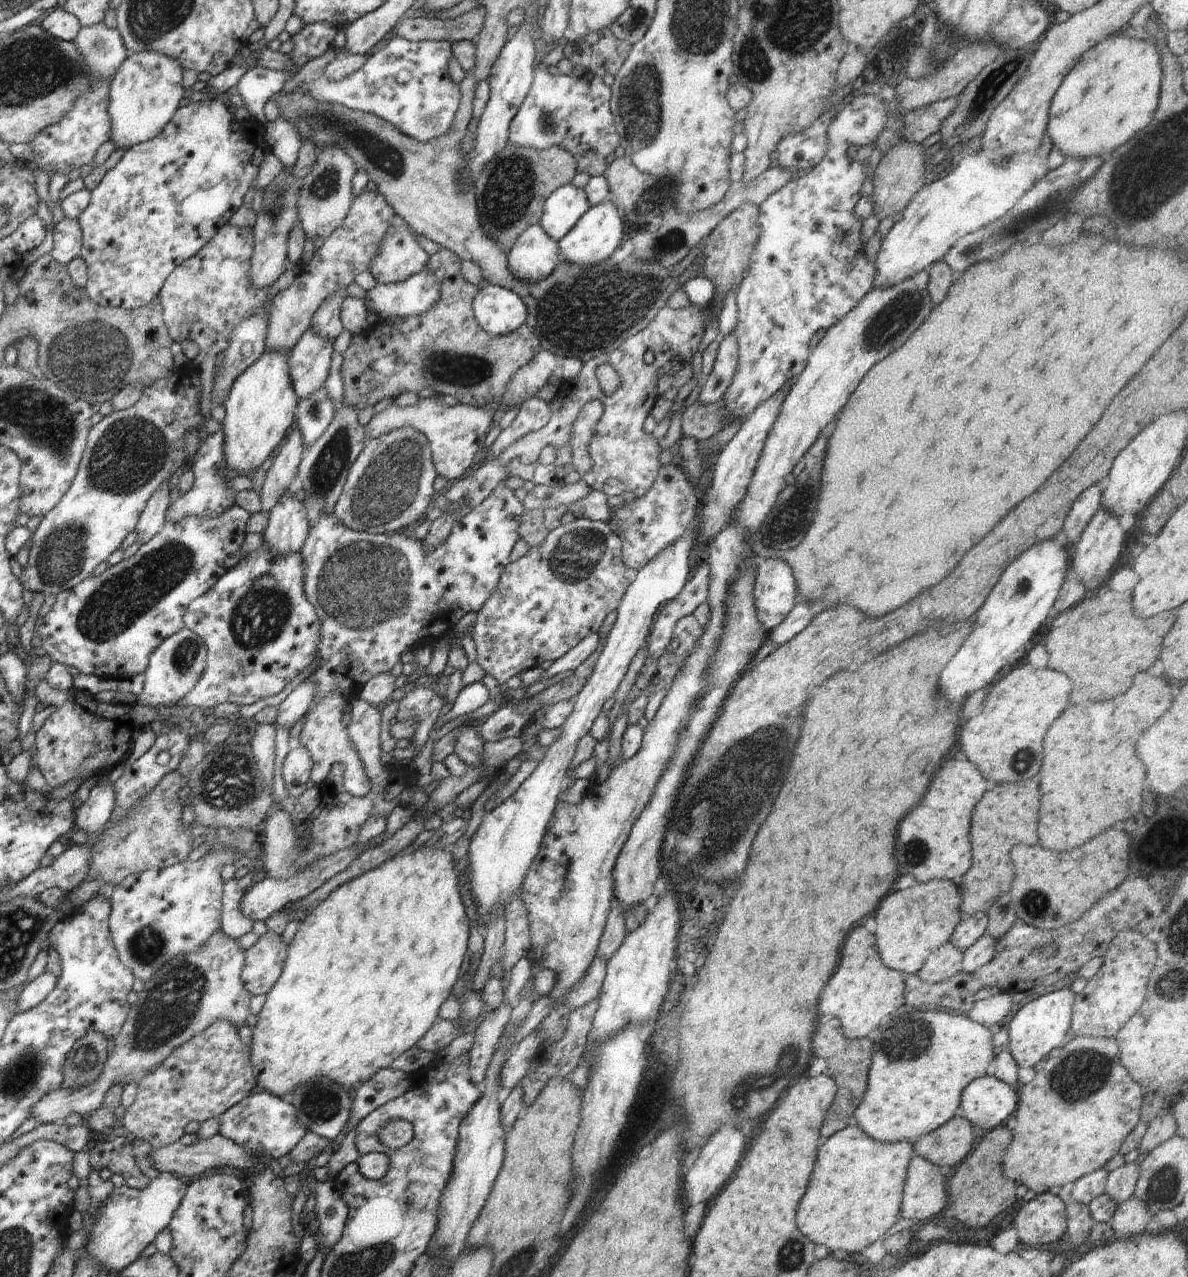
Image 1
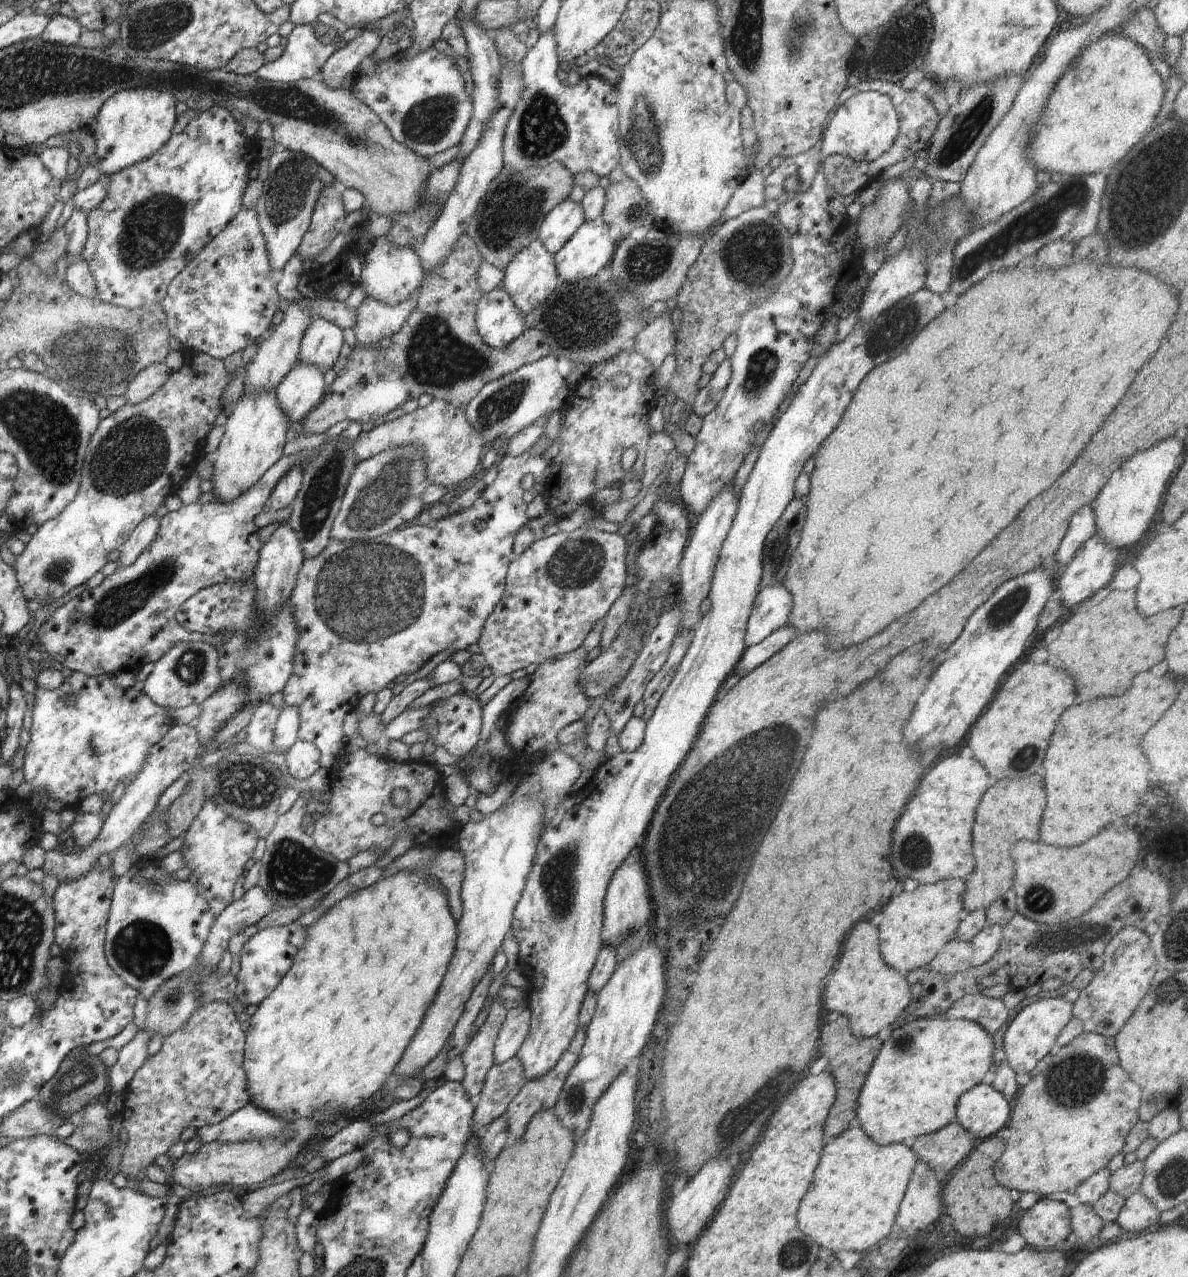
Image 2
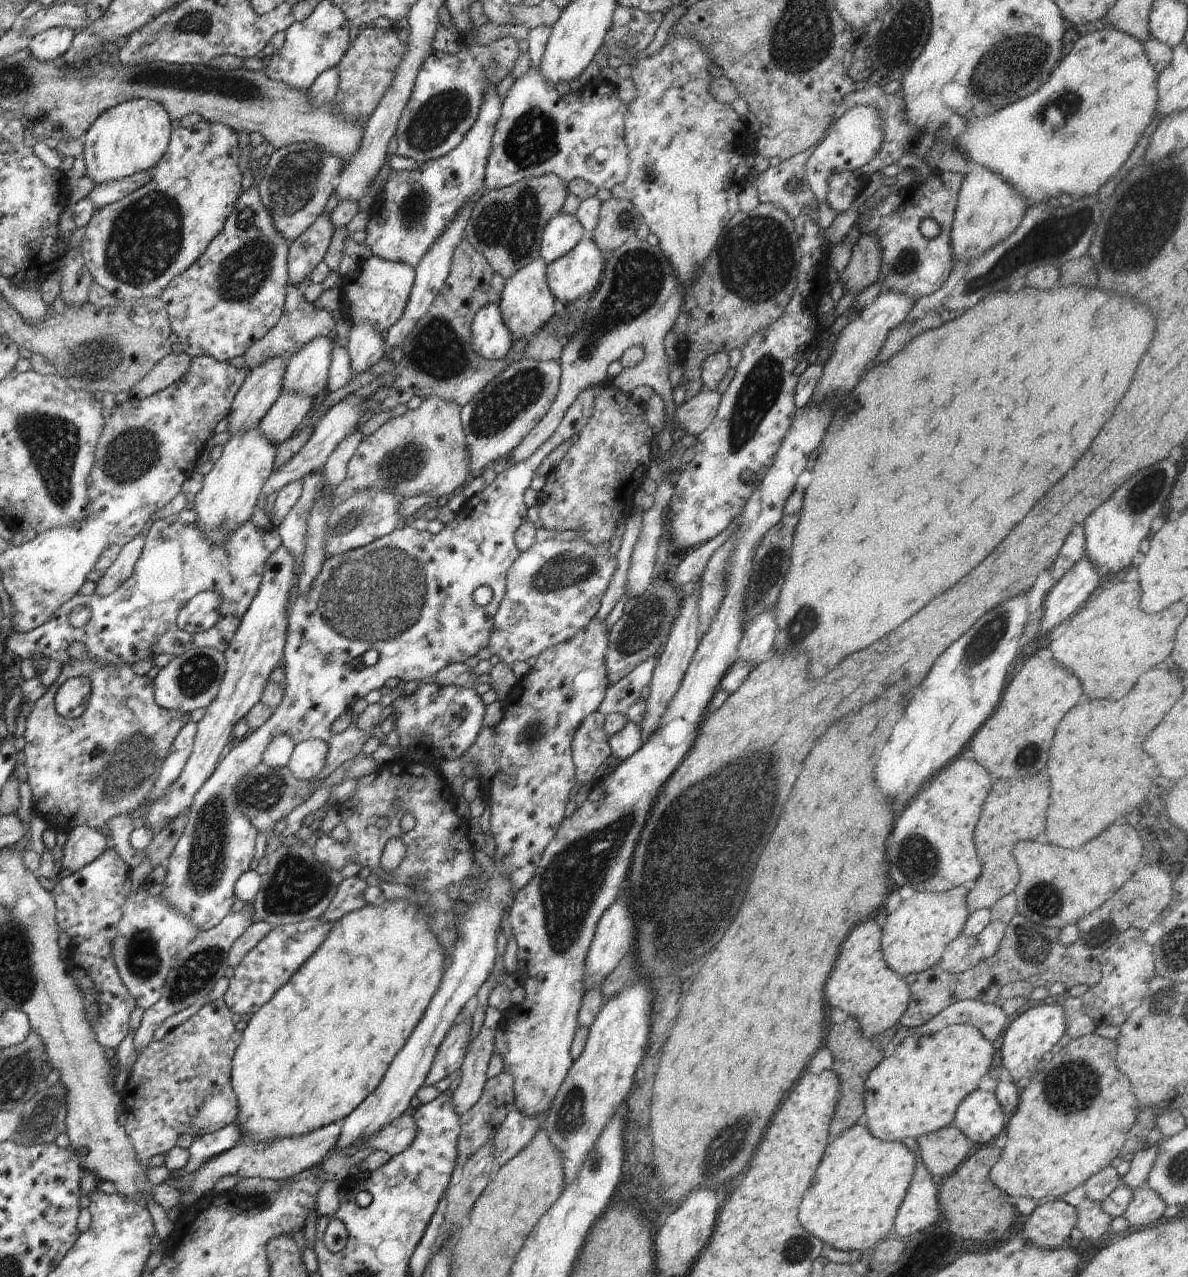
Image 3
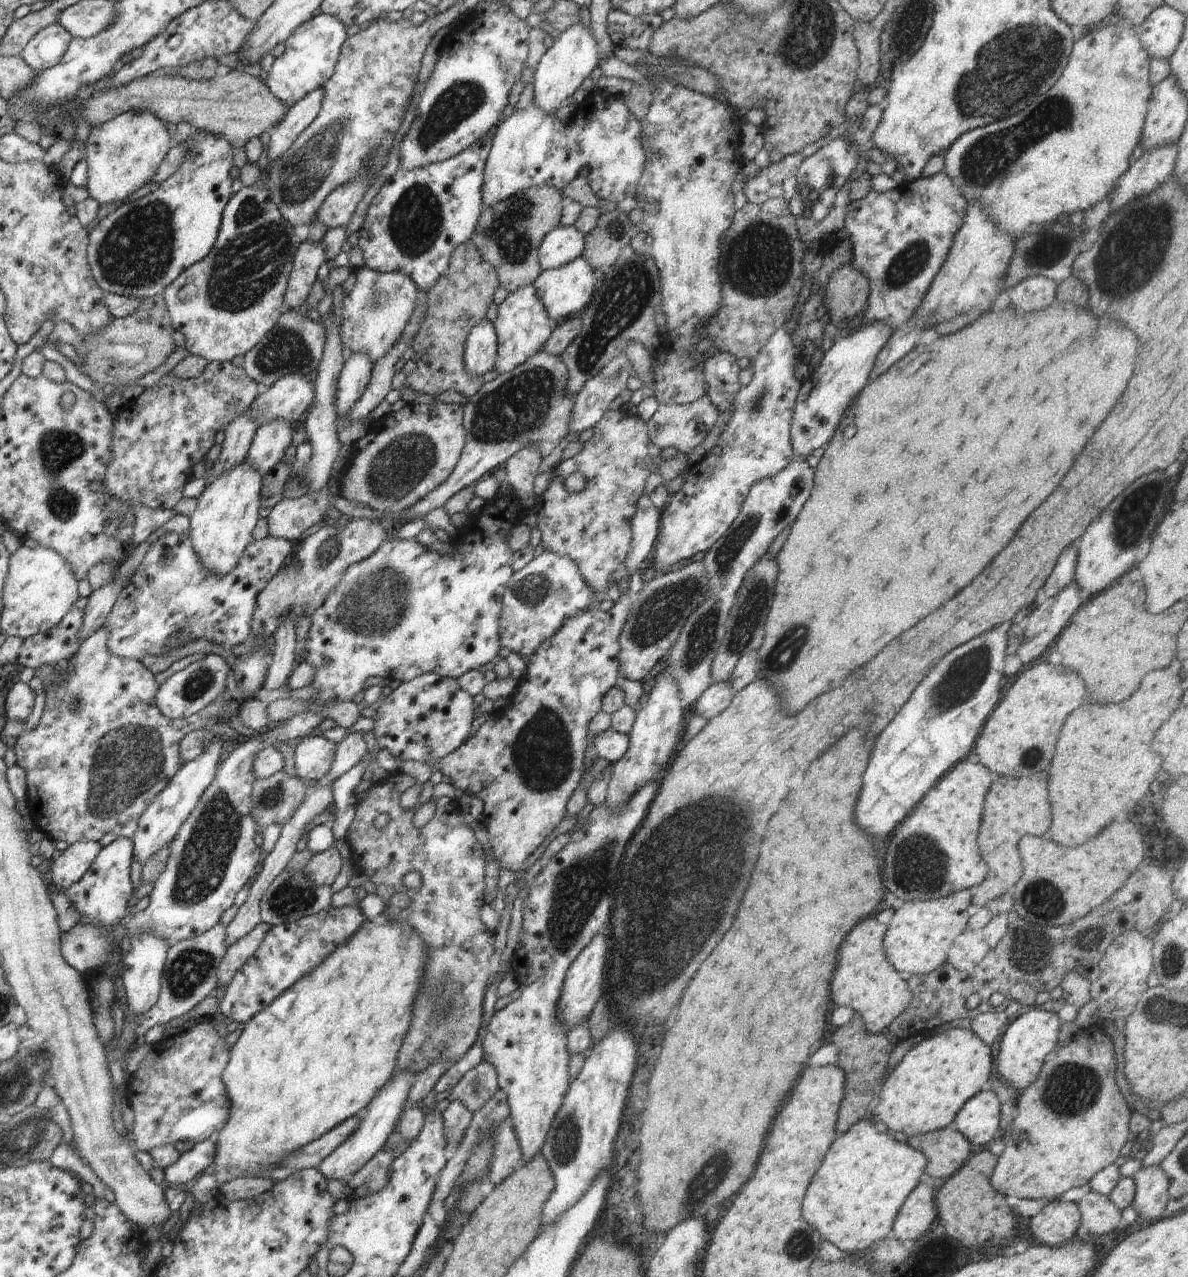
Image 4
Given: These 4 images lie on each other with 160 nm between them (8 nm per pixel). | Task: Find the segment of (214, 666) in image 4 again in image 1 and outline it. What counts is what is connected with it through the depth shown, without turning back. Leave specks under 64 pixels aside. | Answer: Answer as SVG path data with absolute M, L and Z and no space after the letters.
M182 630L170 638L166 638L157 646L148 658L148 666L144 673L144 686L140 695L136 696L136 703L146 706L163 707L168 709L176 702L180 702L192 688L206 666L207 650L200 636L192 634L190 630Z

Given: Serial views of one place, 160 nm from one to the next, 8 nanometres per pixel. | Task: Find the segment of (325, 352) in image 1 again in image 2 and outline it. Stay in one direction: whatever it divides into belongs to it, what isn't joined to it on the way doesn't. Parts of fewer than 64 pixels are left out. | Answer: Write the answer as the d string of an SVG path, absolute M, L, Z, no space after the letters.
M300 363L292 367L286 378L275 388L280 410L292 422L298 422L322 402L329 389L324 373L316 366Z

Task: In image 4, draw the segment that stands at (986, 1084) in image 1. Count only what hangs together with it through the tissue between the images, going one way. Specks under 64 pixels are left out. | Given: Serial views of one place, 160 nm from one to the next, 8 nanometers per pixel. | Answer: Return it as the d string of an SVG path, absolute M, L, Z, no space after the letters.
M980 1091L960 1109L960 1112L958 1112L954 1119L953 1126L974 1146L984 1146L984 1144L988 1144L988 1142L992 1142L994 1139L1002 1138L1000 1134L1000 1113L1001 1104L996 1093L993 1091Z

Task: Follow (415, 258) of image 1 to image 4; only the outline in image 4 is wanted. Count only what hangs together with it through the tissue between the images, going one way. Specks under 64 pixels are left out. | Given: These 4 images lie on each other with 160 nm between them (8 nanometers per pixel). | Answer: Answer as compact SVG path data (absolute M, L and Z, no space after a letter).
M368 266L352 267L348 280L342 286L346 320L340 327L342 345L356 354L366 354L372 362L384 358L388 350L402 338L404 326L416 306L416 284L402 270L375 272Z

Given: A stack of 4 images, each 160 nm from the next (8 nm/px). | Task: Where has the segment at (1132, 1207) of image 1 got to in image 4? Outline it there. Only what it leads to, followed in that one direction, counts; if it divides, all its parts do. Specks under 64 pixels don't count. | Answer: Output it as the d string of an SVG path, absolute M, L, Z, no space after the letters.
M1143 1166L1131 1177L1135 1182L1132 1206L1139 1212L1140 1220L1149 1223L1168 1216L1166 1205L1171 1199L1170 1181L1161 1166Z

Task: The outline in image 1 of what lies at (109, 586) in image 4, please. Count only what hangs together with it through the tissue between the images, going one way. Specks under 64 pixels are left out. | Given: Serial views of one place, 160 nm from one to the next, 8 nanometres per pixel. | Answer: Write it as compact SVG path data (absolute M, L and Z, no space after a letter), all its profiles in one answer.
M164 483L148 500L135 528L138 544L148 542L163 528L170 506L169 494L168 483Z

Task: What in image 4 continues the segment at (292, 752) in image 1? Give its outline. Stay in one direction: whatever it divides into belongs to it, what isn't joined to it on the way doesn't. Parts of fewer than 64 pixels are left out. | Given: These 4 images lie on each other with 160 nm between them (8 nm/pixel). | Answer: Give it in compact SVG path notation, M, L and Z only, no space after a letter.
M321 734L306 736L294 749L294 770L298 778L320 780L332 768L337 744L326 740Z

